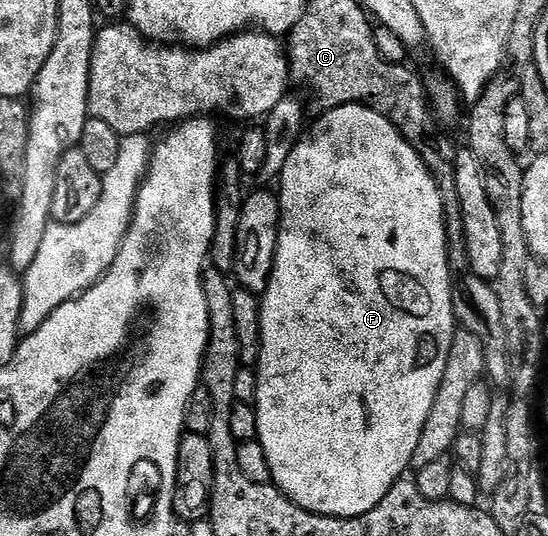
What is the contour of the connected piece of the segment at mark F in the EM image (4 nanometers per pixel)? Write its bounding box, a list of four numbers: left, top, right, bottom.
[255,104,458,519]

